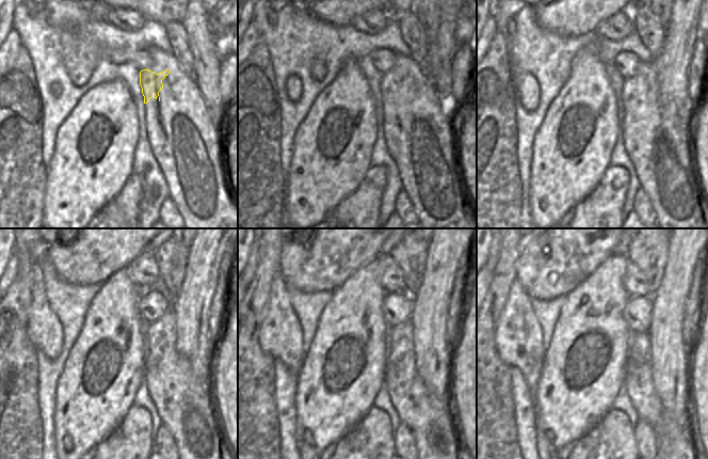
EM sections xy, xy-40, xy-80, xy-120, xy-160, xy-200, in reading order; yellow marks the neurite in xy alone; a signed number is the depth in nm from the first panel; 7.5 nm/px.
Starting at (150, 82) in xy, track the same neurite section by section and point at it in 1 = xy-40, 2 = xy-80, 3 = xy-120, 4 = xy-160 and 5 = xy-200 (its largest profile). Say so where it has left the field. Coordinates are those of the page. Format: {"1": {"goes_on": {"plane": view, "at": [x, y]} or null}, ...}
{"1": {"goes_on": {"plane": "xy-40", "at": [391, 82]}}, "2": {"goes_on": {"plane": "xy-80", "at": [630, 86]}}, "3": {"goes_on": {"plane": "xy-120", "at": [155, 329]}}, "4": {"goes_on": {"plane": "xy-160", "at": [396, 332]}}, "5": {"goes_on": {"plane": "xy-200", "at": [637, 337]}}}

